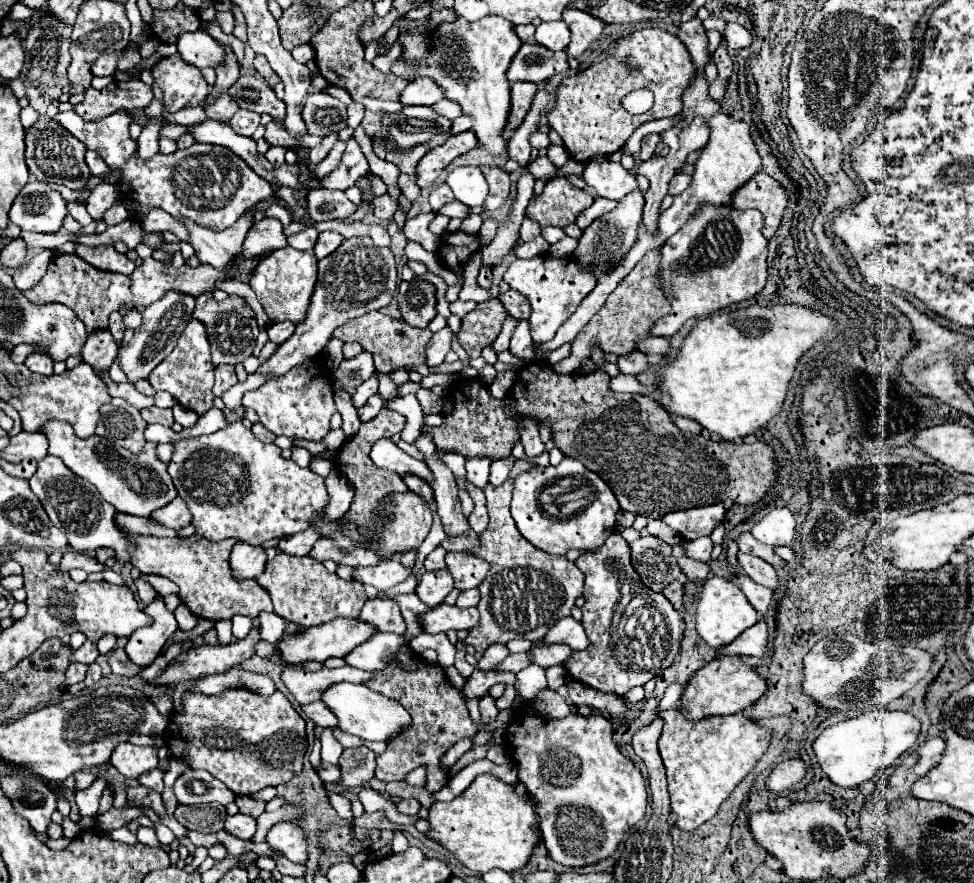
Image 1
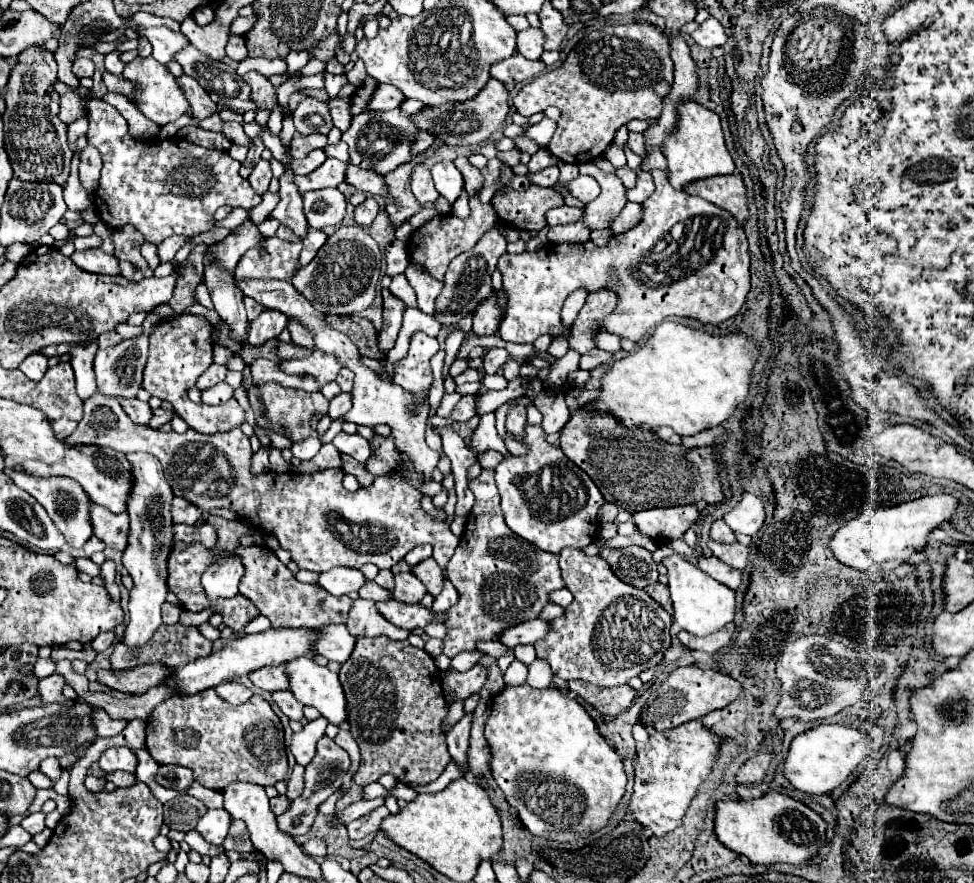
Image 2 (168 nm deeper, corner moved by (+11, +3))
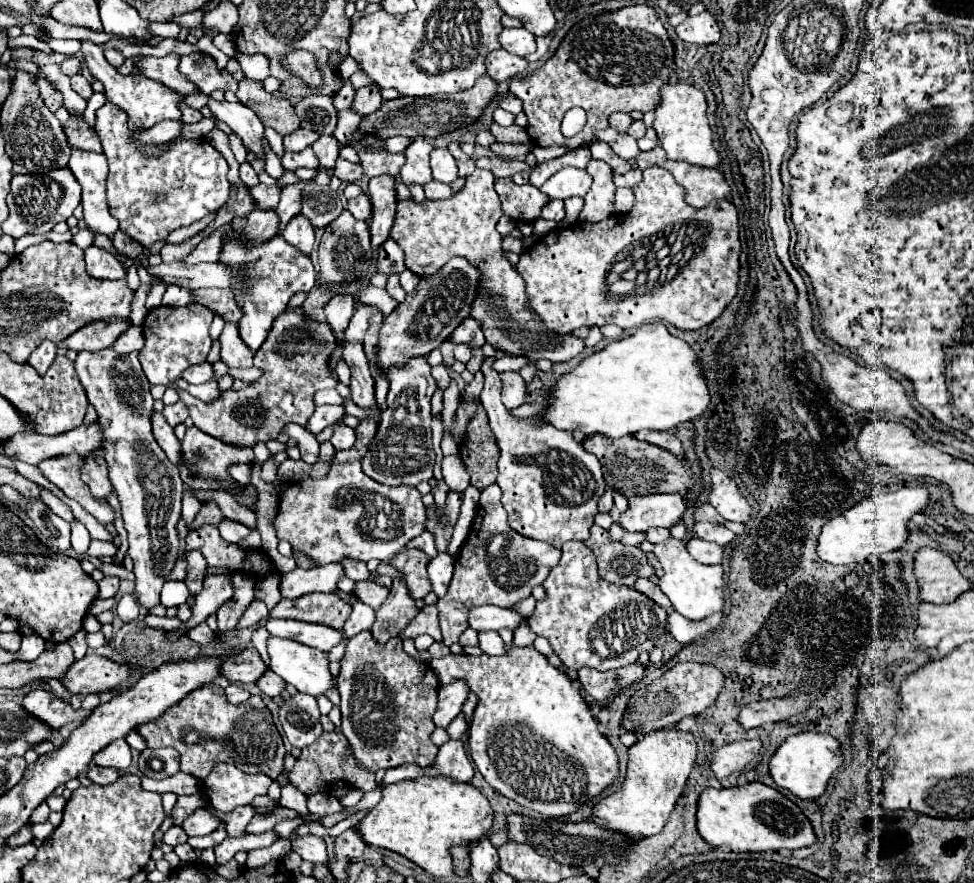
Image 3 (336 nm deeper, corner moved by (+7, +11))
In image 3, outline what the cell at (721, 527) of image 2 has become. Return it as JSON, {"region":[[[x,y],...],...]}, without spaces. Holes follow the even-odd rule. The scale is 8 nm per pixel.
{"region":[[[709,503],[697,505],[695,507],[695,513],[693,513],[693,519],[695,521],[709,521],[709,523],[723,523],[721,515],[717,515],[717,511]]]}

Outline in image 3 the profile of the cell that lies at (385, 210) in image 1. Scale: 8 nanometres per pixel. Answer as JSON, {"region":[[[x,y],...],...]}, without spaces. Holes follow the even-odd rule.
{"region":[[[359,195],[359,197],[351,199],[347,209],[351,211],[351,215],[355,219],[361,219],[361,221],[369,221],[371,219],[371,201],[369,201],[367,195]]]}

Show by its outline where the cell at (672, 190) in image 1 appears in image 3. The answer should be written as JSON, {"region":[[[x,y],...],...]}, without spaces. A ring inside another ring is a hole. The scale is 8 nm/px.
{"region":[[[635,167],[623,175],[613,175],[615,187],[635,187],[641,181],[641,171]]]}

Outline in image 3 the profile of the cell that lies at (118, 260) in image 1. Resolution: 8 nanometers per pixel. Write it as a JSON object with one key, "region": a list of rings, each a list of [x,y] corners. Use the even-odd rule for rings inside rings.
{"region":[[[91,245],[85,249],[87,273],[97,279],[125,279],[125,267],[105,249]]]}

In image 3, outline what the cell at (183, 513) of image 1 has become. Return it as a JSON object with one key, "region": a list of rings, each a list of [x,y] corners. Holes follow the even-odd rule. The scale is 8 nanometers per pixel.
{"region":[[[193,491],[193,493],[199,497],[199,501],[205,501],[205,499],[215,501],[227,519],[243,523],[249,529],[257,529],[255,511],[249,509],[249,507],[239,505],[229,493],[225,493],[225,491]]]}

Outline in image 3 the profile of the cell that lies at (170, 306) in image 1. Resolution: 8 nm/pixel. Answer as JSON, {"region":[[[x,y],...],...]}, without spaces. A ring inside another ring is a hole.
{"region":[[[103,349],[103,351],[81,351],[77,353],[75,359],[75,371],[77,377],[87,393],[89,403],[97,411],[97,421],[101,425],[103,433],[103,443],[101,449],[105,451],[105,463],[109,469],[109,481],[113,489],[117,491],[117,497],[121,501],[121,513],[127,529],[127,539],[129,539],[129,557],[135,563],[135,585],[137,585],[137,601],[145,607],[151,609],[159,605],[159,593],[165,583],[165,577],[173,569],[177,561],[177,549],[179,549],[179,537],[177,537],[177,521],[181,517],[181,493],[183,493],[183,483],[179,477],[177,467],[169,463],[165,451],[157,447],[157,441],[153,439],[151,433],[151,415],[153,415],[153,397],[149,393],[149,381],[145,379],[145,373],[139,363],[139,353],[129,353],[129,355],[117,355],[113,349]]]}

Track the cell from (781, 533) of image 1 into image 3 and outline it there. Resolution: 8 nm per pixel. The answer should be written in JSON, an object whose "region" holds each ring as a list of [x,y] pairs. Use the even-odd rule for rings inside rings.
{"region":[[[709,469],[711,475],[711,491],[709,503],[717,509],[717,513],[727,521],[745,523],[751,515],[749,501],[741,495],[737,485],[719,469]]]}

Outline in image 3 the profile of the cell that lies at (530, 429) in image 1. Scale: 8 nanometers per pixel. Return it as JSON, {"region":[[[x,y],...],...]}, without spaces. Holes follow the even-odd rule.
{"region":[[[505,371],[501,373],[501,401],[507,409],[515,409],[519,405],[523,405],[525,401],[525,381],[521,379],[519,373],[515,371]]]}

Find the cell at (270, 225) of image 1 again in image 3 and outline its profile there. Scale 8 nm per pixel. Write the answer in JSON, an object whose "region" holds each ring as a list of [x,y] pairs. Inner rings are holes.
{"region":[[[217,229],[213,231],[213,235],[207,235],[207,239],[203,239],[195,249],[193,253],[183,259],[183,263],[189,263],[189,265],[195,265],[195,263],[215,263],[219,261],[219,251],[221,251],[221,235],[223,235],[223,229]]]}

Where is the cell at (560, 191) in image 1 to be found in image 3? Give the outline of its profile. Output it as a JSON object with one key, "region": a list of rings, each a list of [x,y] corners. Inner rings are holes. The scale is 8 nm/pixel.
{"region":[[[511,177],[497,179],[495,191],[503,205],[503,215],[517,223],[531,223],[539,219],[543,205],[549,203],[547,195],[533,185],[515,185]]]}

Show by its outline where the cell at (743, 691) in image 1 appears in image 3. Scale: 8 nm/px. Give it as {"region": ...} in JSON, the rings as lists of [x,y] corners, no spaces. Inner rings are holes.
{"region":[[[677,663],[667,673],[663,673],[659,679],[649,683],[647,687],[641,687],[635,691],[627,703],[625,715],[621,719],[621,727],[629,733],[649,733],[659,731],[665,727],[673,727],[683,717],[699,715],[705,711],[719,695],[723,687],[723,673],[715,669],[713,665],[703,663]]]}

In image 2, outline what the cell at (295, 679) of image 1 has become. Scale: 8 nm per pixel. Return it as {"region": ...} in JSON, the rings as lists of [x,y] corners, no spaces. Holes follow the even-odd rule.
{"region":[[[285,665],[263,667],[253,671],[249,677],[255,687],[261,687],[265,691],[289,691],[289,679],[285,679]]]}

